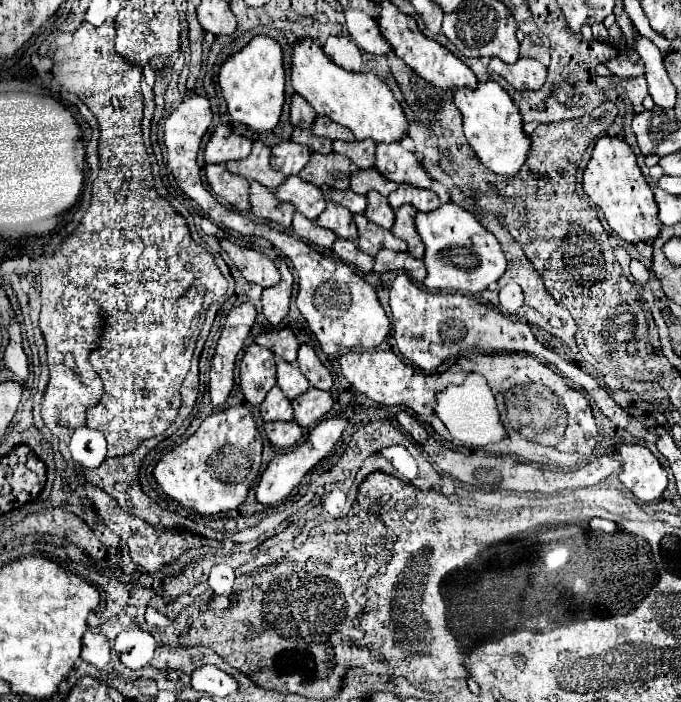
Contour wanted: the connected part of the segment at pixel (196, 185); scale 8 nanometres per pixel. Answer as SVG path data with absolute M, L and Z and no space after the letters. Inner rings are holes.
M193 96L185 102L179 104L179 108L165 120L165 146L167 146L167 152L169 152L169 166L173 170L173 176L177 180L177 184L181 186L181 190L185 192L185 196L193 198L209 216L215 216L219 218L219 224L229 224L231 228L231 222L235 220L235 214L227 214L225 208L217 208L217 198L207 192L207 188L203 186L203 180L201 180L201 168L197 164L197 152L201 148L201 140L205 136L205 132L209 130L211 126L211 120L213 120L213 112L211 112L211 104L207 98L203 96Z

